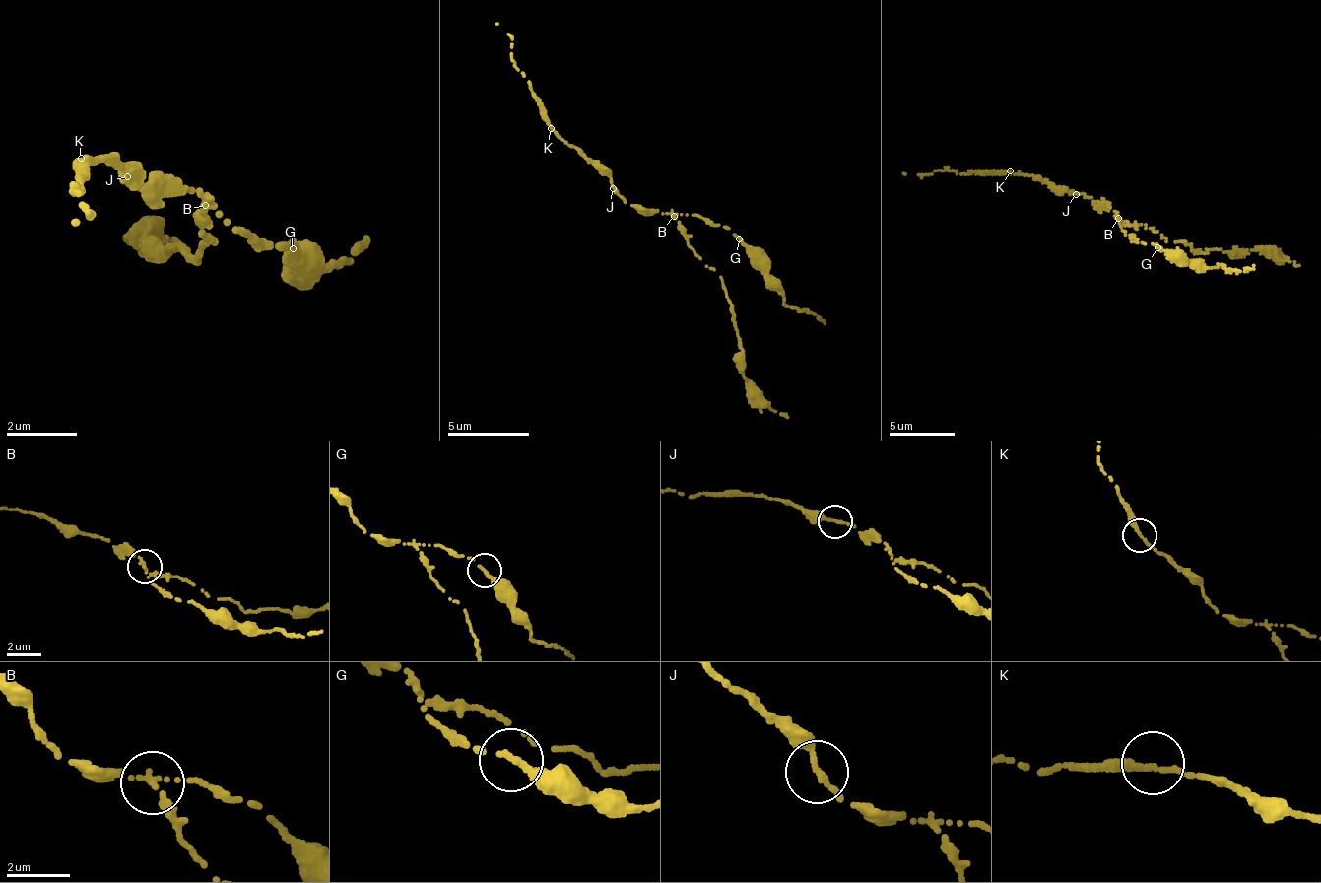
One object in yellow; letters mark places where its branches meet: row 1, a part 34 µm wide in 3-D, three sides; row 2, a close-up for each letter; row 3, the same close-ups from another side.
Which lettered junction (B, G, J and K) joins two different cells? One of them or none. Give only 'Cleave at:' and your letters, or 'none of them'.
Cleave at: B

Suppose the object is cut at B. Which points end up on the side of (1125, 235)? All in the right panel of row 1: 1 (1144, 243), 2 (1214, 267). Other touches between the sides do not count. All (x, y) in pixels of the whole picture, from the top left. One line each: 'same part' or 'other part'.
1: same part
2: same part

